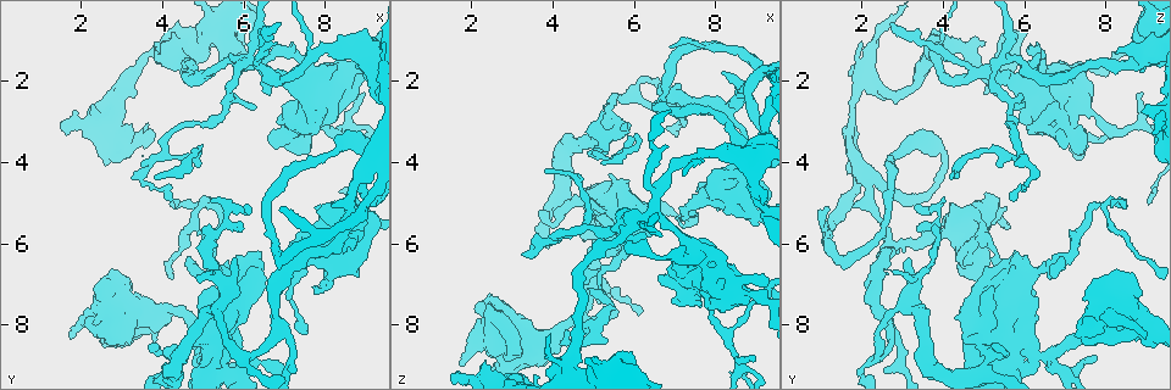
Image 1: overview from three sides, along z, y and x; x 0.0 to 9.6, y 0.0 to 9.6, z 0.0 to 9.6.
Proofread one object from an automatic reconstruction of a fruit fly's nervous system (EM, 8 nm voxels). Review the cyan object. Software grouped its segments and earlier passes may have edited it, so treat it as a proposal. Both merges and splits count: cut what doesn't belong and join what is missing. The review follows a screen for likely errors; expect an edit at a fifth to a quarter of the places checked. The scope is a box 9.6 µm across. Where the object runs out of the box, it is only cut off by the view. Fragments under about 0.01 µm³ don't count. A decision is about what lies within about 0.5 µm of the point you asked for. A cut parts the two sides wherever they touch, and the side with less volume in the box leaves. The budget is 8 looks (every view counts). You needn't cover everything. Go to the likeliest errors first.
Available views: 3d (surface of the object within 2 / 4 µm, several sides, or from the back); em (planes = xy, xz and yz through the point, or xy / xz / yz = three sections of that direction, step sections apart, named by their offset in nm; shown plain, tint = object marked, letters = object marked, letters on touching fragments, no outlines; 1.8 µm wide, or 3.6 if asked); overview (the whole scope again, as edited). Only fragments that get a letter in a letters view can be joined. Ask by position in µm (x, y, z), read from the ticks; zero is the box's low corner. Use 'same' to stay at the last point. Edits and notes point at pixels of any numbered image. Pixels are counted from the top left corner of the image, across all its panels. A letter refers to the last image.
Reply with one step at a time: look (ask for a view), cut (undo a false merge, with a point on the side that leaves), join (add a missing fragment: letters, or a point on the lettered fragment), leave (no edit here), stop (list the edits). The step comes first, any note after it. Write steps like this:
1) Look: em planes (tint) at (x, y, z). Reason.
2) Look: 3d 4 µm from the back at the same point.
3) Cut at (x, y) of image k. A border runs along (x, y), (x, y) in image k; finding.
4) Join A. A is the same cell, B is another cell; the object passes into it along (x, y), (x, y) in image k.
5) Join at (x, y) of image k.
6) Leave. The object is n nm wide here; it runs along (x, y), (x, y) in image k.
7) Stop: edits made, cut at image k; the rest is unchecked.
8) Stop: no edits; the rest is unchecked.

Look: 3d 2 µm at (6.45, 1.65, 5.15). Four arms meet.

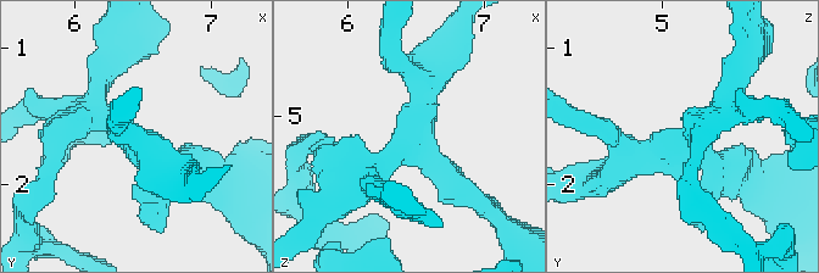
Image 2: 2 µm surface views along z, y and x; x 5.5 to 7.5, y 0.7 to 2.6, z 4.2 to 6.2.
Look: em 3.6 µm yz step 4 (tint) at (6.46, 1.72, 5.18). Now the EM.

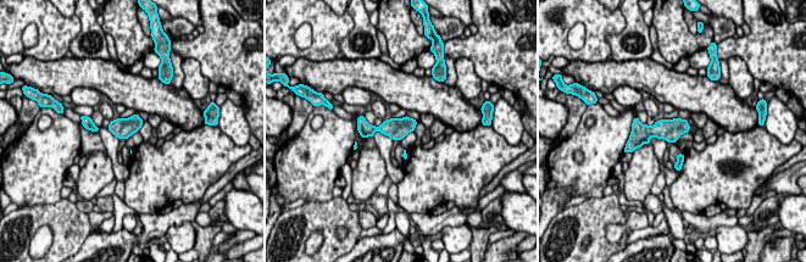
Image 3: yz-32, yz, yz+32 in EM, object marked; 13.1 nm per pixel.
Look: em 3.6 µm planes (letters) at the same point. Another direction.

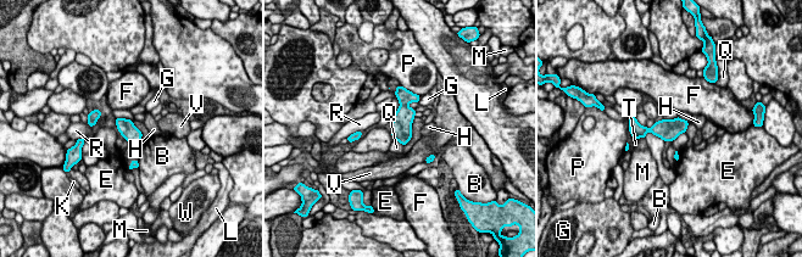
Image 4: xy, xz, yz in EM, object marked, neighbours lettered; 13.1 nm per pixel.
Leave. B, E, F, G, H, K, L, M, P, Q, R, T, V and W are other cells; a border runs along (389, 130), (394, 138) in image 4; continuous, no second neuron.

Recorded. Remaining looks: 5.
Look: 3d 4 µm from the back at (5.05, 8.70, 6.65). Calibre changes.

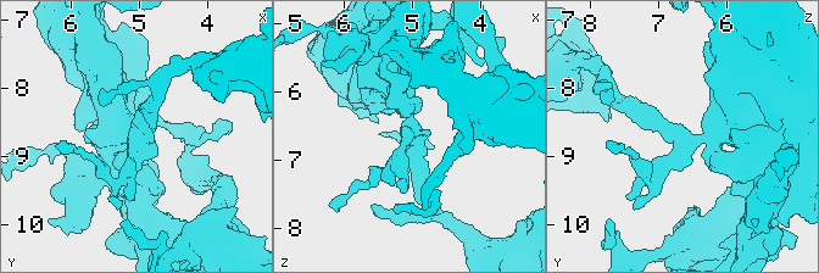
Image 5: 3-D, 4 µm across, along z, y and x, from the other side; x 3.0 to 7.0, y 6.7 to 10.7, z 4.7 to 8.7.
Look: em planes (letters) at (5.00, 8.75, 6.65). 3 arms meet here.

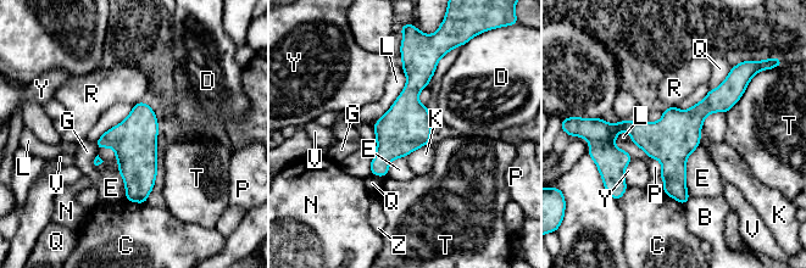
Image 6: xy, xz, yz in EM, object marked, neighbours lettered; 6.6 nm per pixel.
Leave. The object is 300 nm wide here; B, C, D, E, G, K, L, N, P, Q, R, T, V, Y and Z are other cells; it runs along (738, 93), (679, 130), (605, 128) in image 6; continuous, no second neuron.

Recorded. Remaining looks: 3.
Look: em 3.6 µm planes (plain) at (7.65, 2.70, 6.45). Thick turns thin.

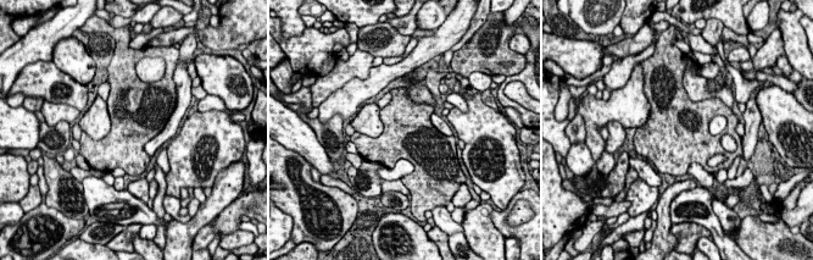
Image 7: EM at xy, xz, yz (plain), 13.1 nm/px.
Look: em 3.6 µm planes (letters) at the same point. What lies round it.

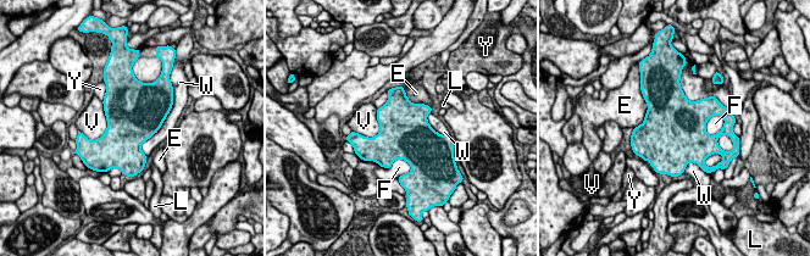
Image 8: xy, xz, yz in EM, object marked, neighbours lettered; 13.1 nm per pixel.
Leave. E, F, L, V, W and Y are other cells; all the same neuron.

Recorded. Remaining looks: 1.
Stop: no edits; the rest is unchecked.

